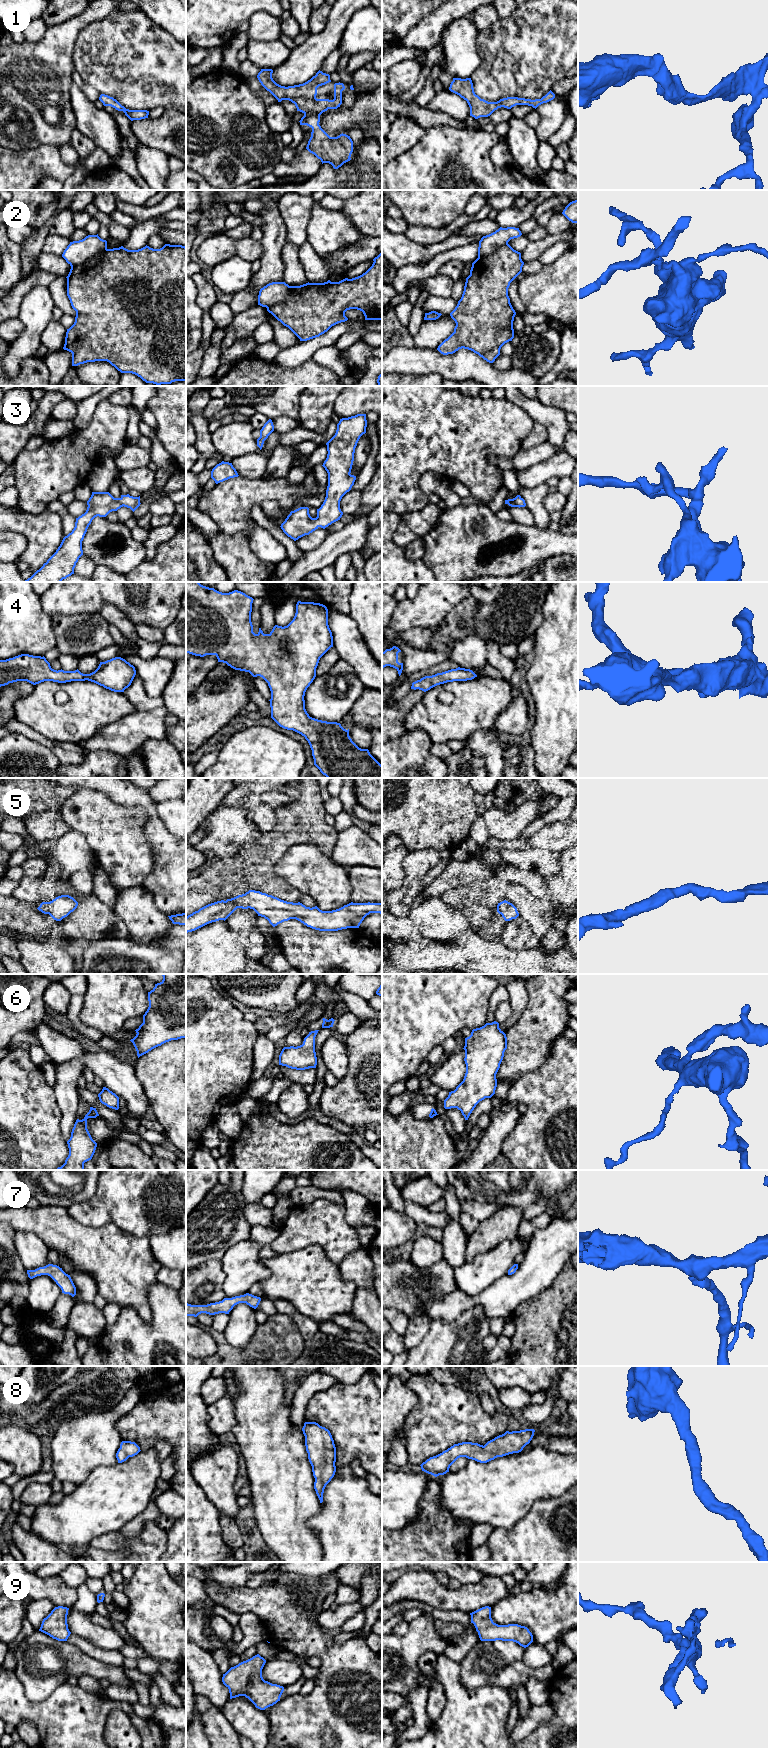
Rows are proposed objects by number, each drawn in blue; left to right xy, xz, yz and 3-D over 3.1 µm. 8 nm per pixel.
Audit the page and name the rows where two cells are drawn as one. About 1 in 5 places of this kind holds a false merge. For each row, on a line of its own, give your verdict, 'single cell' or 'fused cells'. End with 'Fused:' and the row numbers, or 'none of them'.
1: single cell
2: fused cells
3: single cell
4: single cell
5: single cell
6: single cell
7: single cell
8: single cell
9: single cell
Fused: 2

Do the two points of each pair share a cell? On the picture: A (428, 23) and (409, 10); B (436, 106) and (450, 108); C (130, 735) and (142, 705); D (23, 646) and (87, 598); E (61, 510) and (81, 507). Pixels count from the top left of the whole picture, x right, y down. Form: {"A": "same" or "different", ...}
{"A": "different", "B": "same", "C": "different", "D": "different", "E": "different"}

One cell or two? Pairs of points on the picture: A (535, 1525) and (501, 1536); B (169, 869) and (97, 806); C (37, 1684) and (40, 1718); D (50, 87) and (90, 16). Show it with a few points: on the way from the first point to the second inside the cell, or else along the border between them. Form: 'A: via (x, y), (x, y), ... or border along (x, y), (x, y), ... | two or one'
A: via (527, 1533), (524, 1536), (509, 1536) | one
B: border along (144, 835), (154, 853), (154, 867), (145, 878) | two
C: border along (22, 1686), (34, 1702), (57, 1687) | two
D: via (50, 68), (50, 59), (56, 46), (71, 31) | one

